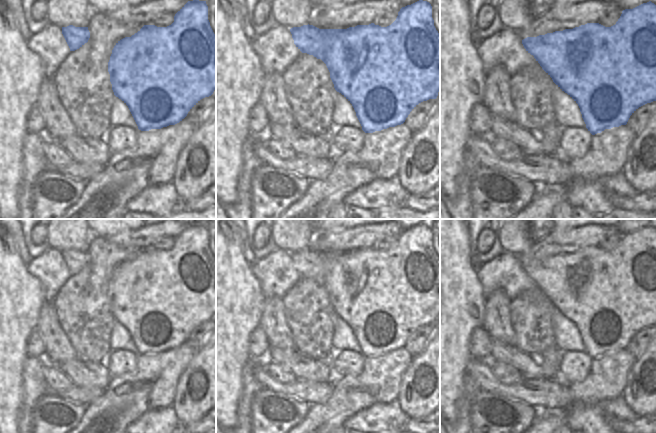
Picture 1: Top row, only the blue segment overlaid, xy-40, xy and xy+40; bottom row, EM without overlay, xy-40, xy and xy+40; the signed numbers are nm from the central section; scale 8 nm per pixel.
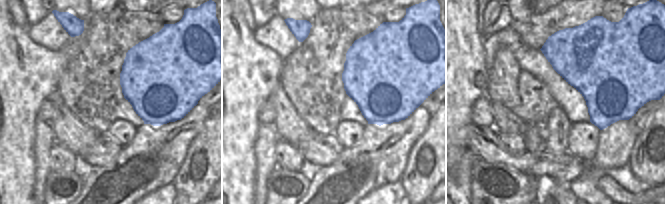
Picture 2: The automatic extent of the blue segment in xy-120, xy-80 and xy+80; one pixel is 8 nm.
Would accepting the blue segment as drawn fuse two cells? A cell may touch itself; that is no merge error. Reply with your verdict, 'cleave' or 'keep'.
keep

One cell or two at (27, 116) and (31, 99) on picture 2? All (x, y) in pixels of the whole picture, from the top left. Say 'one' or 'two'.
one

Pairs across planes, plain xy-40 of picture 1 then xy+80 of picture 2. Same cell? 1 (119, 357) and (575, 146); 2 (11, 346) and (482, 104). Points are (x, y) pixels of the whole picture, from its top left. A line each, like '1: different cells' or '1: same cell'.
1: same cell
2: different cells

